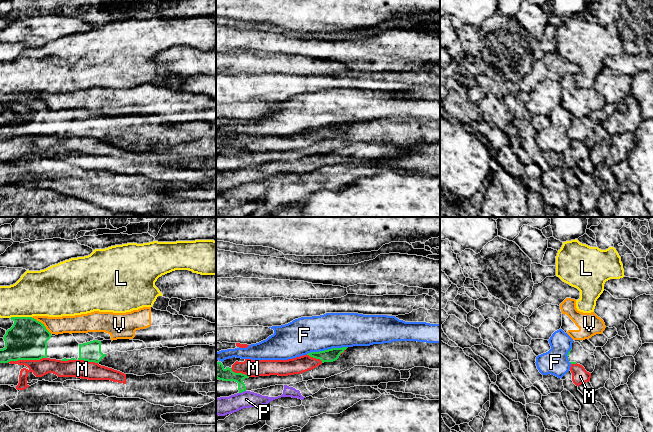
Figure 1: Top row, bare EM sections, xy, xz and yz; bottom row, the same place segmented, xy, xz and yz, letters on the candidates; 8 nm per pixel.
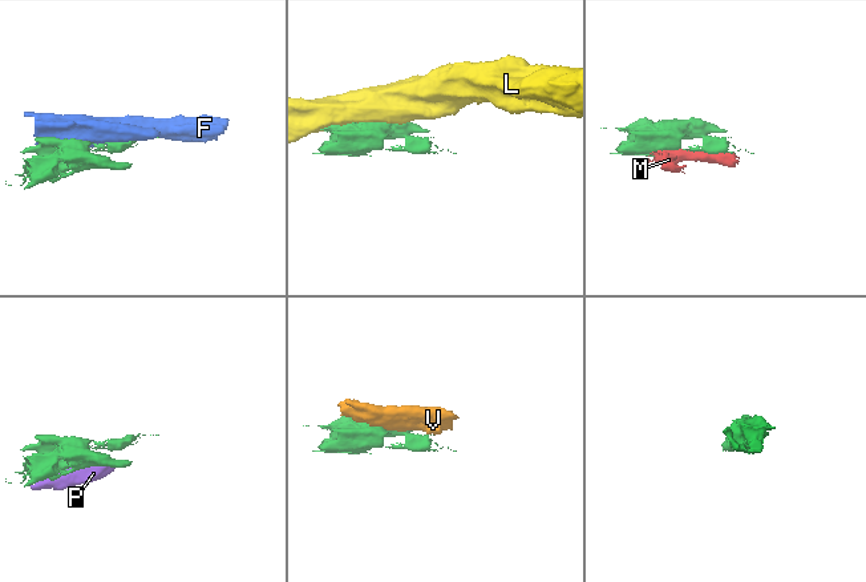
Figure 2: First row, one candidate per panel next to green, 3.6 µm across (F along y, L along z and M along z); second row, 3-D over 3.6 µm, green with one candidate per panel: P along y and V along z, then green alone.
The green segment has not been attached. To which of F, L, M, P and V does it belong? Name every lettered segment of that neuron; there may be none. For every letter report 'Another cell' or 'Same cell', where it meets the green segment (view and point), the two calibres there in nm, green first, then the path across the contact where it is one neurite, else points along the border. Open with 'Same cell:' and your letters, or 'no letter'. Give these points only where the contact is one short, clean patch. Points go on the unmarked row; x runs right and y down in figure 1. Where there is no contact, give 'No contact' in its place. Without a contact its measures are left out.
Same cell: no letter
F: Another cell. Touches green at xz (328, 125). Thickness 110 nm (green) against 300 nm
L: Another cell. Touches green at xy (20, 93). Thickness 320 nm (green) against 360 nm
M: Another cell. Touches green at xy (26, 135). Thickness 320 nm (green) against 130 nm
P: Another cell. Touches green at xz (242, 167). Thickness 110 nm (green) against 150 nm
V: Another cell. Touches green at xy (41, 99). Thickness 320 nm (green) against 140 nm

